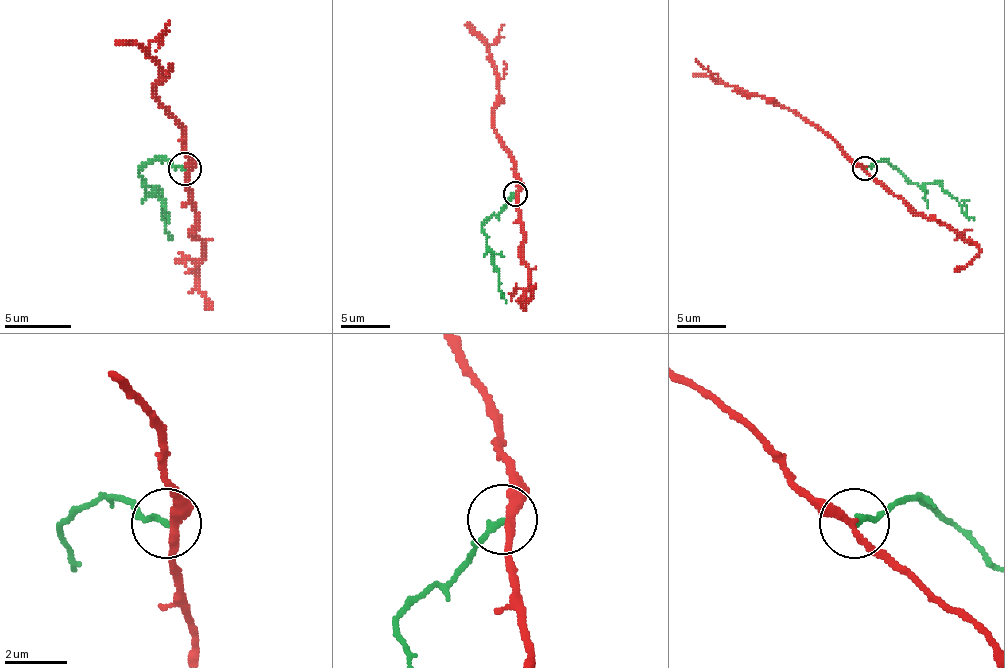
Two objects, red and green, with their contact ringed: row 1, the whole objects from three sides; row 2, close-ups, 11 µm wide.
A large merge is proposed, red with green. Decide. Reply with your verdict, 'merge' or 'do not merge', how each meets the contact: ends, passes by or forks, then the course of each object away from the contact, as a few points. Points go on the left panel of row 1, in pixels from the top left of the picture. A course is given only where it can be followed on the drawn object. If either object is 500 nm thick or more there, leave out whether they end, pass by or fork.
do not merge | red passes by | green ends | red via (185, 170), (189, 166), (185, 133), (155, 97), (162, 70), (149, 54), (149, 44), (169, 21) | green via (185, 170), (152, 160), (139, 173), (145, 190), (155, 190), (172, 239)

